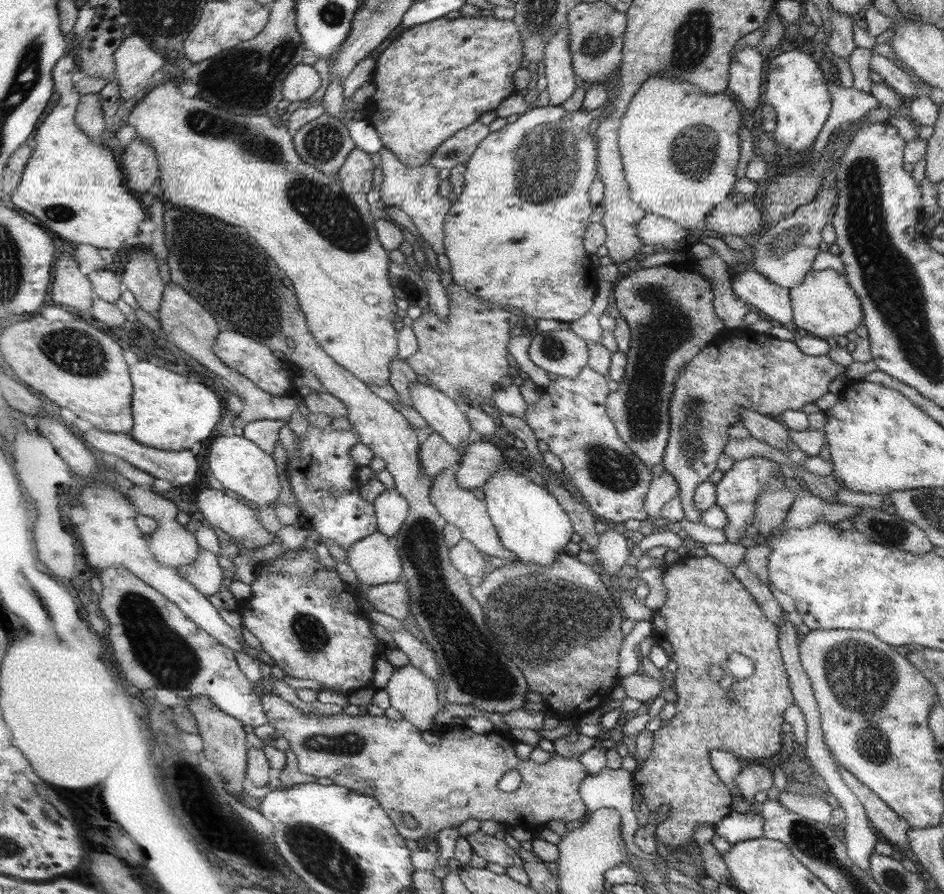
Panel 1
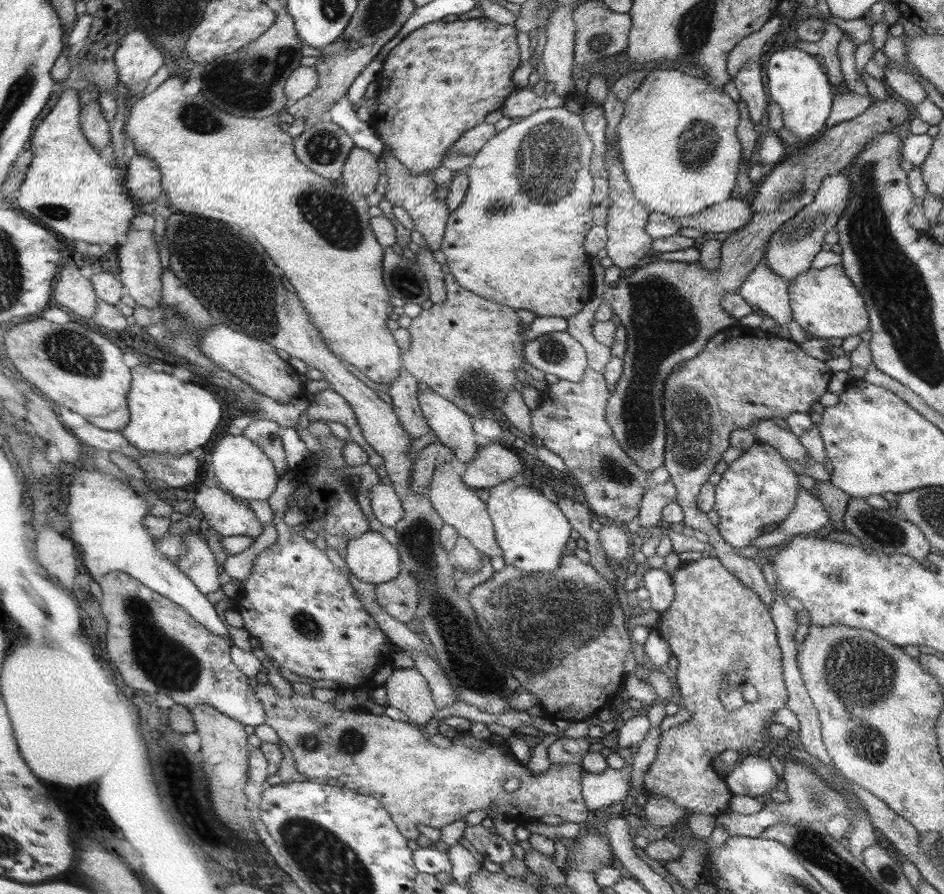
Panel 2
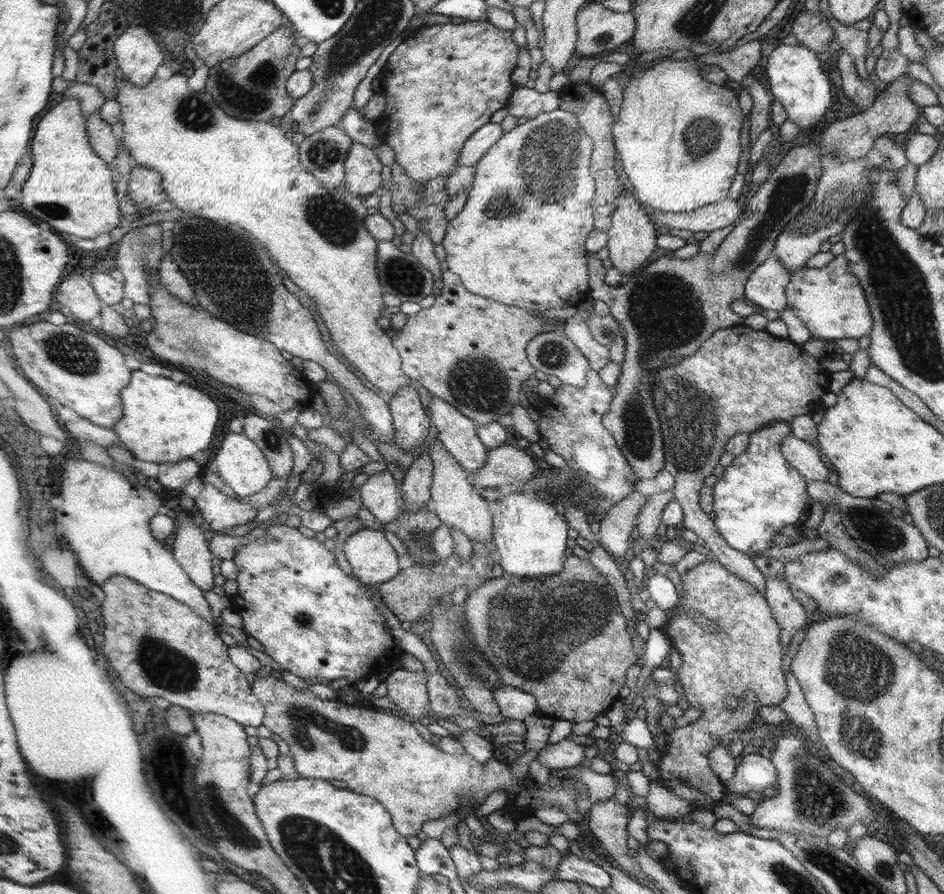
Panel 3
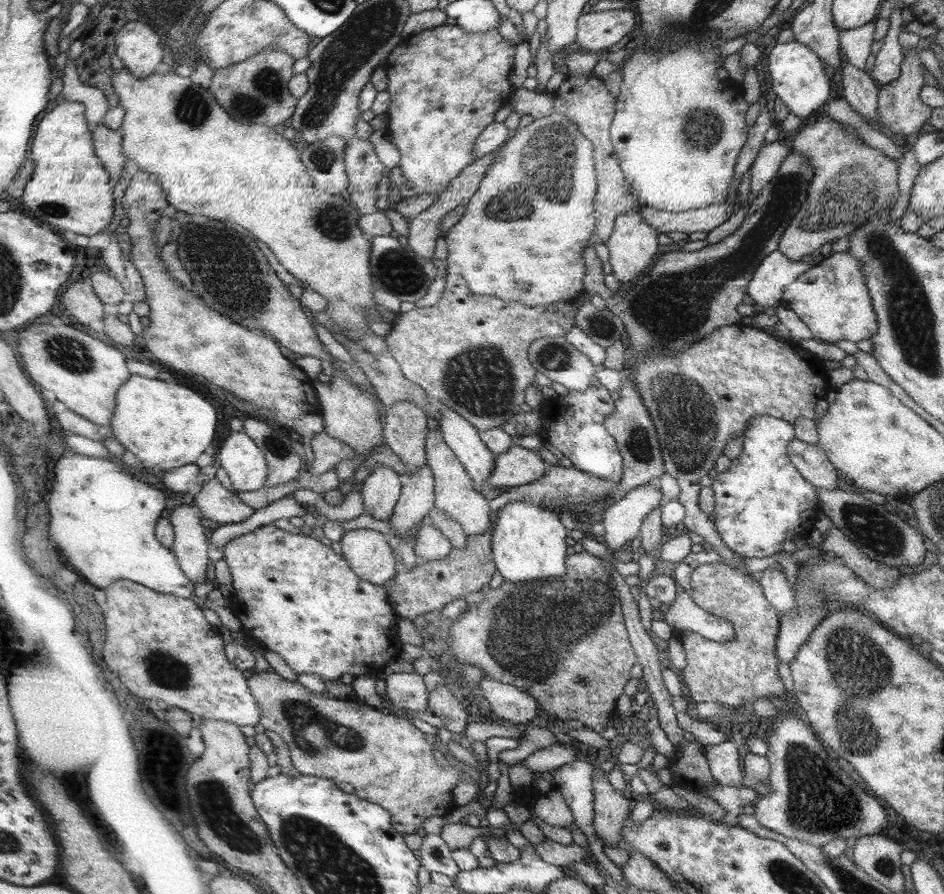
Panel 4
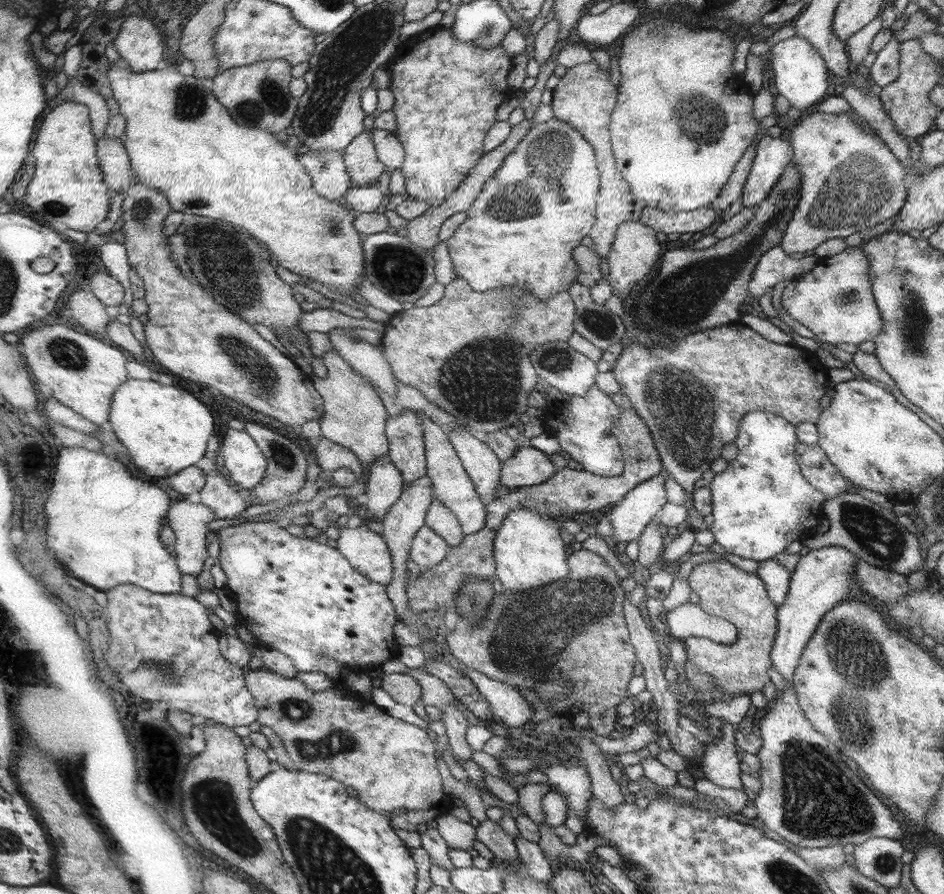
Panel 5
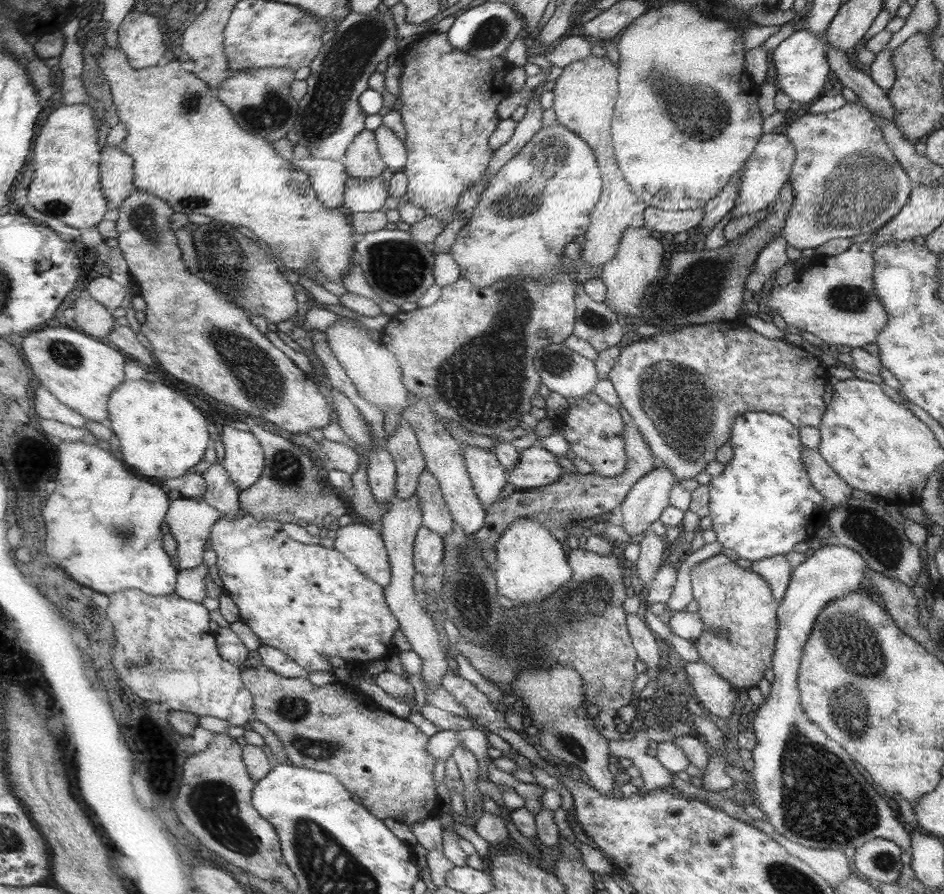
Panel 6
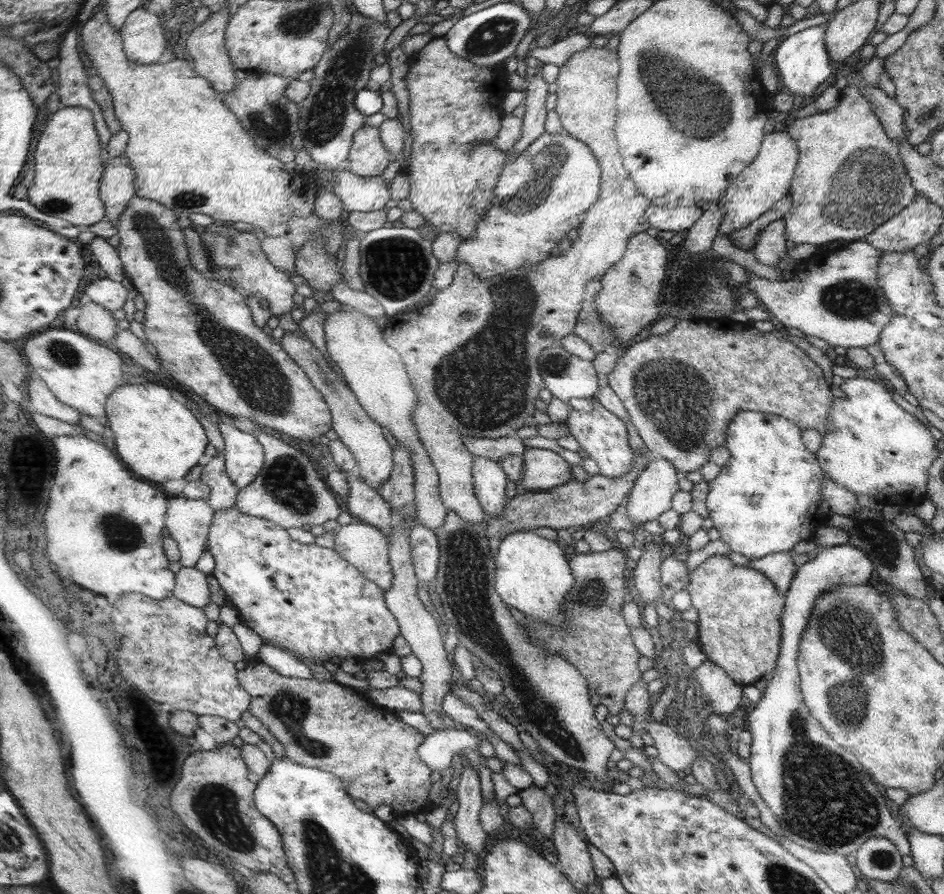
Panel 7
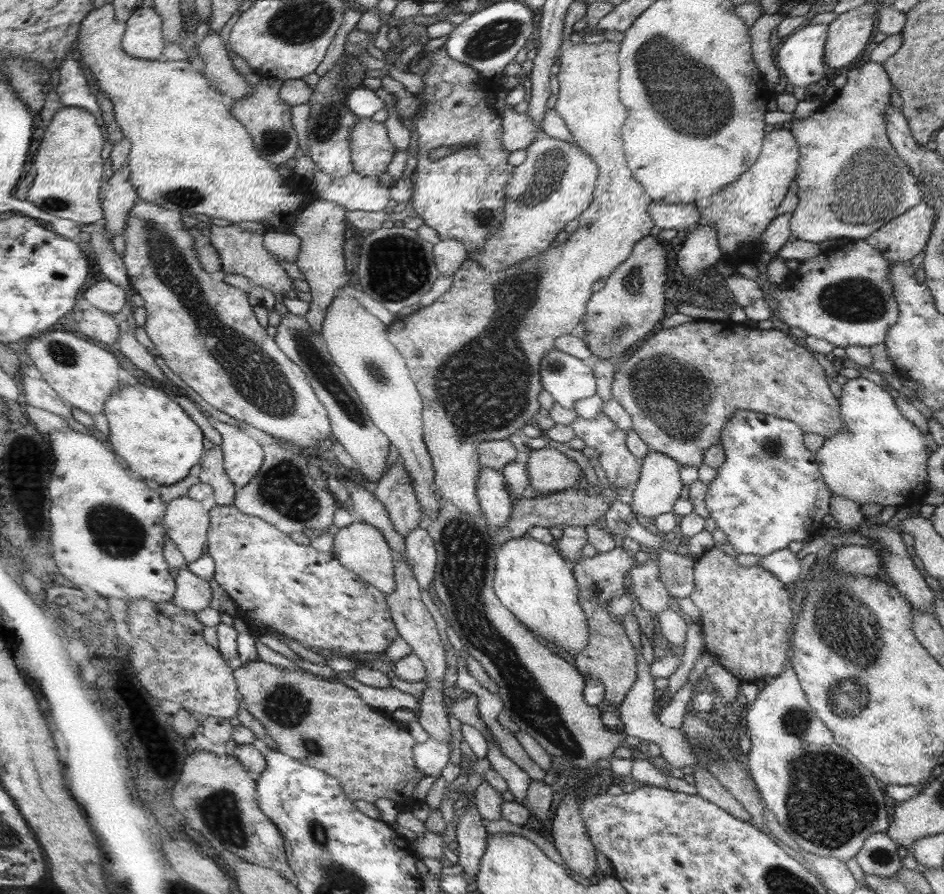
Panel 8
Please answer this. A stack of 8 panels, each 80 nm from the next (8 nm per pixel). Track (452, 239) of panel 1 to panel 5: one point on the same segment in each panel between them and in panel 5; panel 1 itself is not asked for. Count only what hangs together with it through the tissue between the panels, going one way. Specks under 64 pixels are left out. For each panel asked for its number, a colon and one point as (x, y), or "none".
2: (505, 243)
3: (500, 245)
4: (511, 244)
5: (532, 213)

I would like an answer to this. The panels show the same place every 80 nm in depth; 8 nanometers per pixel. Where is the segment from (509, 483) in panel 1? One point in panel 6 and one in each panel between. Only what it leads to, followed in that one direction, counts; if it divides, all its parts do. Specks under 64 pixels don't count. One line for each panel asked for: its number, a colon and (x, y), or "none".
2: (533, 531)
3: (530, 536)
4: (529, 544)
5: (530, 553)
6: (532, 565)

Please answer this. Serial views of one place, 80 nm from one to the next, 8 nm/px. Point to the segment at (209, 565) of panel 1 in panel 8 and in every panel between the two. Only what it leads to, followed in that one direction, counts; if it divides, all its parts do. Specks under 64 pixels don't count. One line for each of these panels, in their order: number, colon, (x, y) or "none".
2: (198, 562)
3: (191, 548)
4: (191, 546)
5: (190, 521)
6: (190, 521)
7: (189, 521)
8: (187, 521)

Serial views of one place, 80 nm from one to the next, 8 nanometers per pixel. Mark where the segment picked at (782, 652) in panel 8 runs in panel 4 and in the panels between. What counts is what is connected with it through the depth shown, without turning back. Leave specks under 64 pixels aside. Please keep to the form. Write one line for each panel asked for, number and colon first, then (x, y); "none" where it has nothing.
4: (738, 671)
5: (725, 591)
6: (737, 601)
7: (739, 629)

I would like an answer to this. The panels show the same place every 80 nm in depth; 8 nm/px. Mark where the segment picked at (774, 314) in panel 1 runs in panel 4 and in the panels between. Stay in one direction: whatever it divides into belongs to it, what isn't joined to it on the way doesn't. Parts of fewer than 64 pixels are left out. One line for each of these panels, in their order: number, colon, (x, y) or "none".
2: (763, 289)
3: (765, 288)
4: (776, 271)

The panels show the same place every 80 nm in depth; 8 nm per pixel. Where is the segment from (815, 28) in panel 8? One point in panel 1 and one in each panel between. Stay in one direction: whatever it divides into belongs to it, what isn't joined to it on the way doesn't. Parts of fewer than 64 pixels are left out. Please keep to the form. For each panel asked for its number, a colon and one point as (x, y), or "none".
1: (794, 87)
2: (795, 82)
3: (796, 80)
4: (797, 77)
5: (799, 76)
6: (799, 60)
7: (801, 61)

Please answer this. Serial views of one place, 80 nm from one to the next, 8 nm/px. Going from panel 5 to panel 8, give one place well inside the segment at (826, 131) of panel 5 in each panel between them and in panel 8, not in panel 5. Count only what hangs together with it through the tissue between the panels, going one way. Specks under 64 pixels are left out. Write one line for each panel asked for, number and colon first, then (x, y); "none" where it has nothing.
6: (845, 181)
7: (849, 179)
8: (850, 180)

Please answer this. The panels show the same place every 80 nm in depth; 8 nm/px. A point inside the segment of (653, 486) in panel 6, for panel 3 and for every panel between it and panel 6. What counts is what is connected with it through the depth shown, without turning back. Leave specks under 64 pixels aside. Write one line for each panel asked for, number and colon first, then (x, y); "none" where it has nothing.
3: (615, 534)
4: (622, 520)
5: (628, 518)

